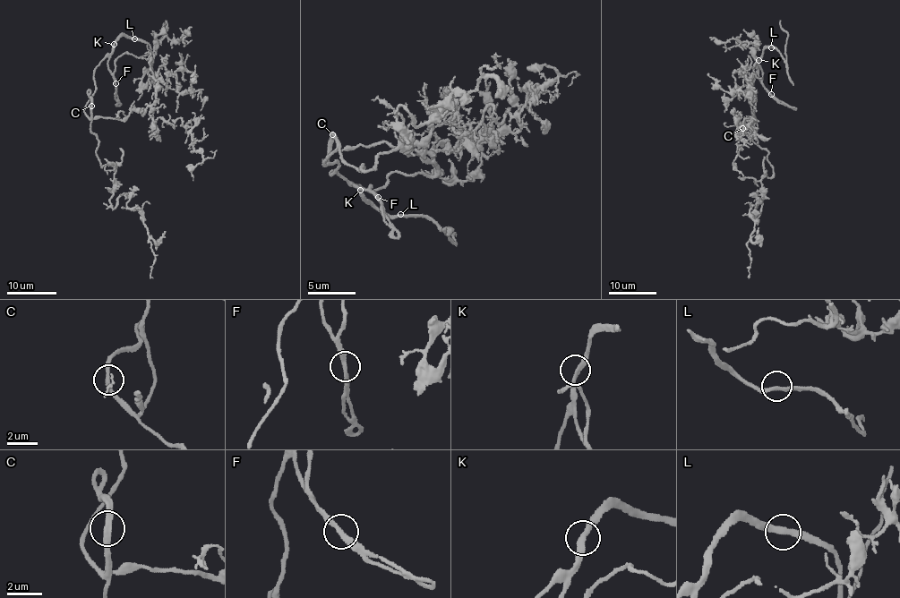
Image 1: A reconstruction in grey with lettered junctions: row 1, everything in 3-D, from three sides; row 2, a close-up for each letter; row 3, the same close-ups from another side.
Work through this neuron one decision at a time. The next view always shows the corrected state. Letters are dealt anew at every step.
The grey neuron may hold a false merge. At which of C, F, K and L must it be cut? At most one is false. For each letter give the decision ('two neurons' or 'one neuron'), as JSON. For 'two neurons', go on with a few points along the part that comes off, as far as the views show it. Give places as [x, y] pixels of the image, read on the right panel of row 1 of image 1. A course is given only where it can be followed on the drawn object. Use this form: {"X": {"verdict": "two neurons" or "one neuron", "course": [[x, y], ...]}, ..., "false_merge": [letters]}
{"C": {"verdict": "one neuron"}, "F": {"verdict": "one neuron"}, "K": {"verdict": "one neuron"}, "L": {"verdict": "one neuron"}, "false_merge": []}

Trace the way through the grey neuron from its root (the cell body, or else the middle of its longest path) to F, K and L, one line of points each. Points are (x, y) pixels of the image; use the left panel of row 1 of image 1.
F: (91, 95), (96, 90), (94, 70), (107, 57), (115, 83)
K: (91, 95), (96, 90), (94, 70), (111, 51), (114, 44)
L: (91, 95), (96, 90), (94, 70), (98, 64), (123, 35), (134, 38)

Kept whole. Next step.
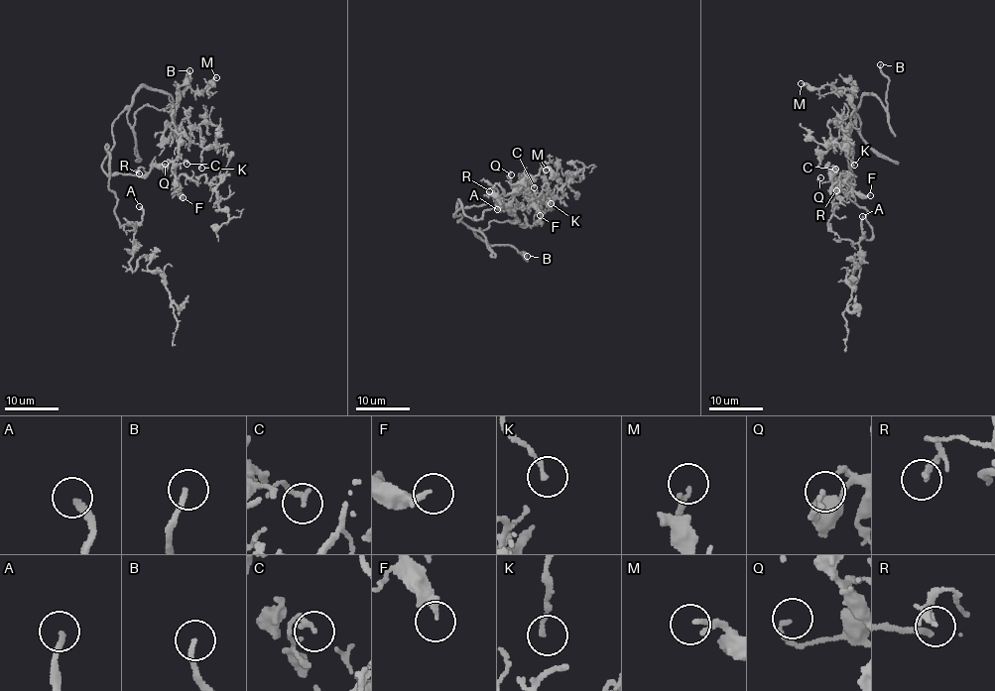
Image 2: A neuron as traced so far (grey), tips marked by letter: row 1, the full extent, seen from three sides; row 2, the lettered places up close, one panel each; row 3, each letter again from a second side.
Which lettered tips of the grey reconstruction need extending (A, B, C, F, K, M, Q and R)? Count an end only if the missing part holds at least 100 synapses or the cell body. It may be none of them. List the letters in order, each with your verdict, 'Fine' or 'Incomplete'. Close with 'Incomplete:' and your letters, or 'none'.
A: Incomplete
B: Incomplete
C: Fine
F: Fine
K: Fine
M: Fine
Q: Fine
R: Fine
Incomplete: A, B

